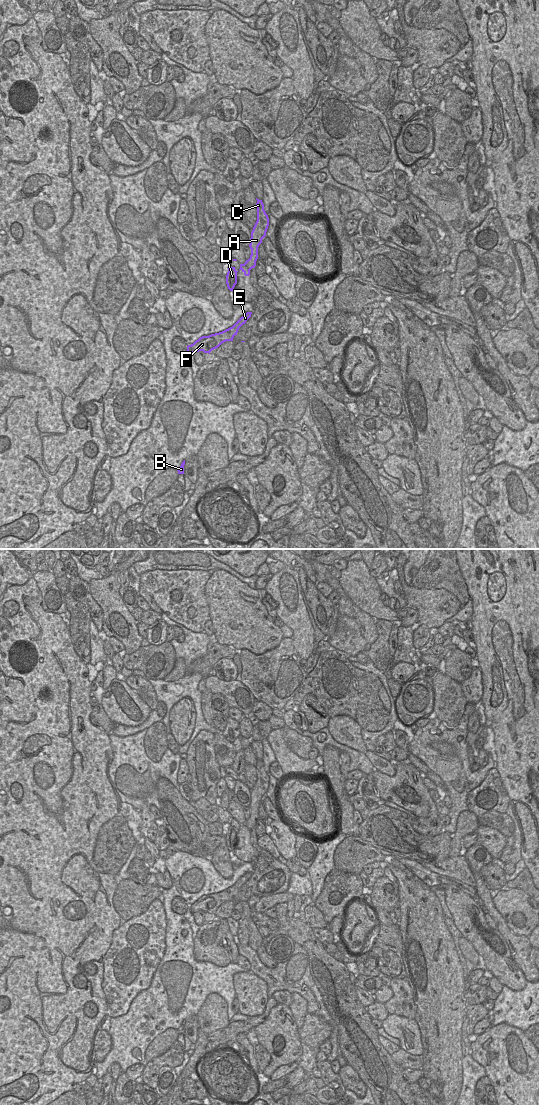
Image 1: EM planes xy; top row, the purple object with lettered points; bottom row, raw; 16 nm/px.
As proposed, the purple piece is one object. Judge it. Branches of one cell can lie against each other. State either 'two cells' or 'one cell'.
two cells

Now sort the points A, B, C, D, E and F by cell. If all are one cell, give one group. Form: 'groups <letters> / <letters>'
groups A B D E F / C

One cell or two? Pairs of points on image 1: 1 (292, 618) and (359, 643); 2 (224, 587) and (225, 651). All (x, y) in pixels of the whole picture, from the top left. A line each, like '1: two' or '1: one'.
1: two
2: two

